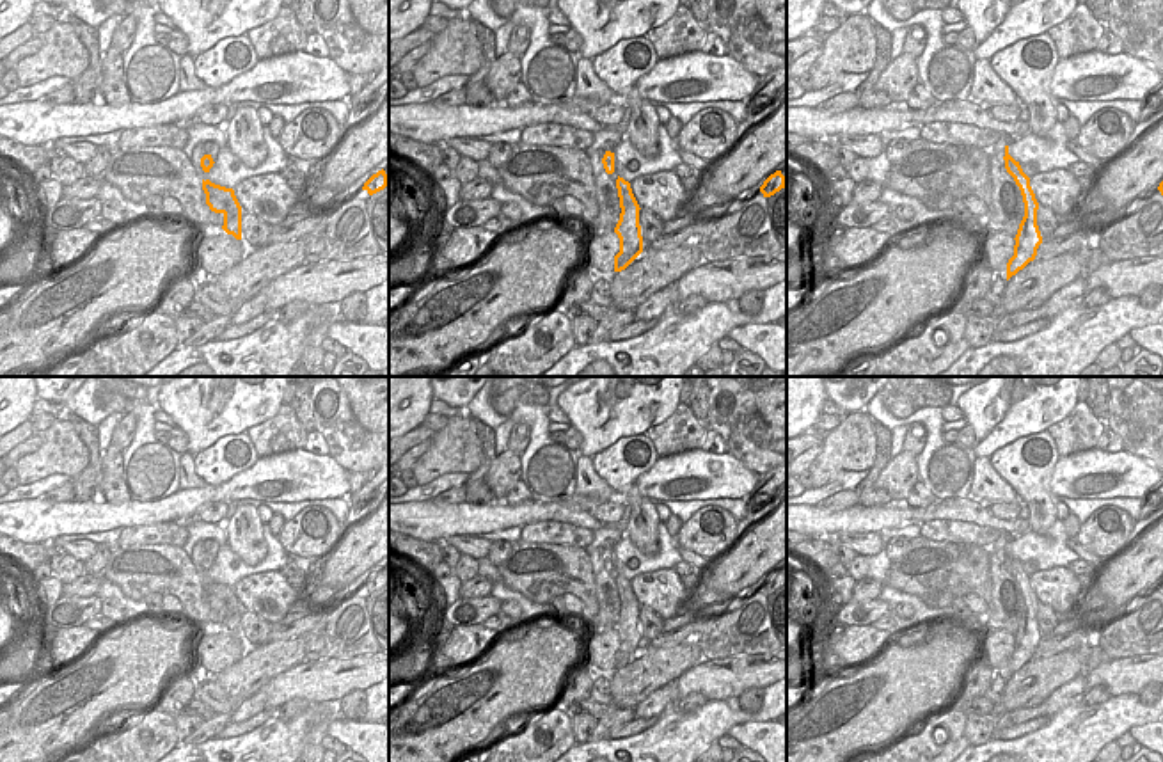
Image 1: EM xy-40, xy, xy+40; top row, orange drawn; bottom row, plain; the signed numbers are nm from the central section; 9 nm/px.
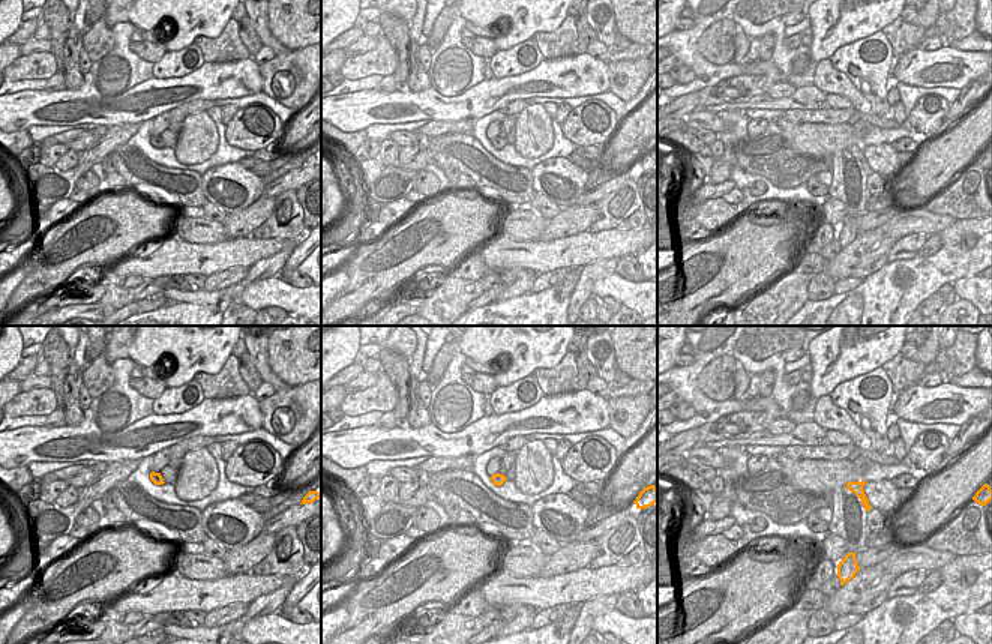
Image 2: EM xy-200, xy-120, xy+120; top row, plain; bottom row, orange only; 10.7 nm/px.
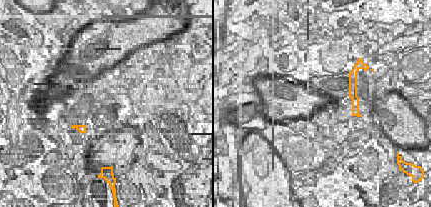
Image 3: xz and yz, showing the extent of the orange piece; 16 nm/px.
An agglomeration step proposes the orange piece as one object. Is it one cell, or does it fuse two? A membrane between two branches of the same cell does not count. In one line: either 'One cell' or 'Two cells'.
Two cells

